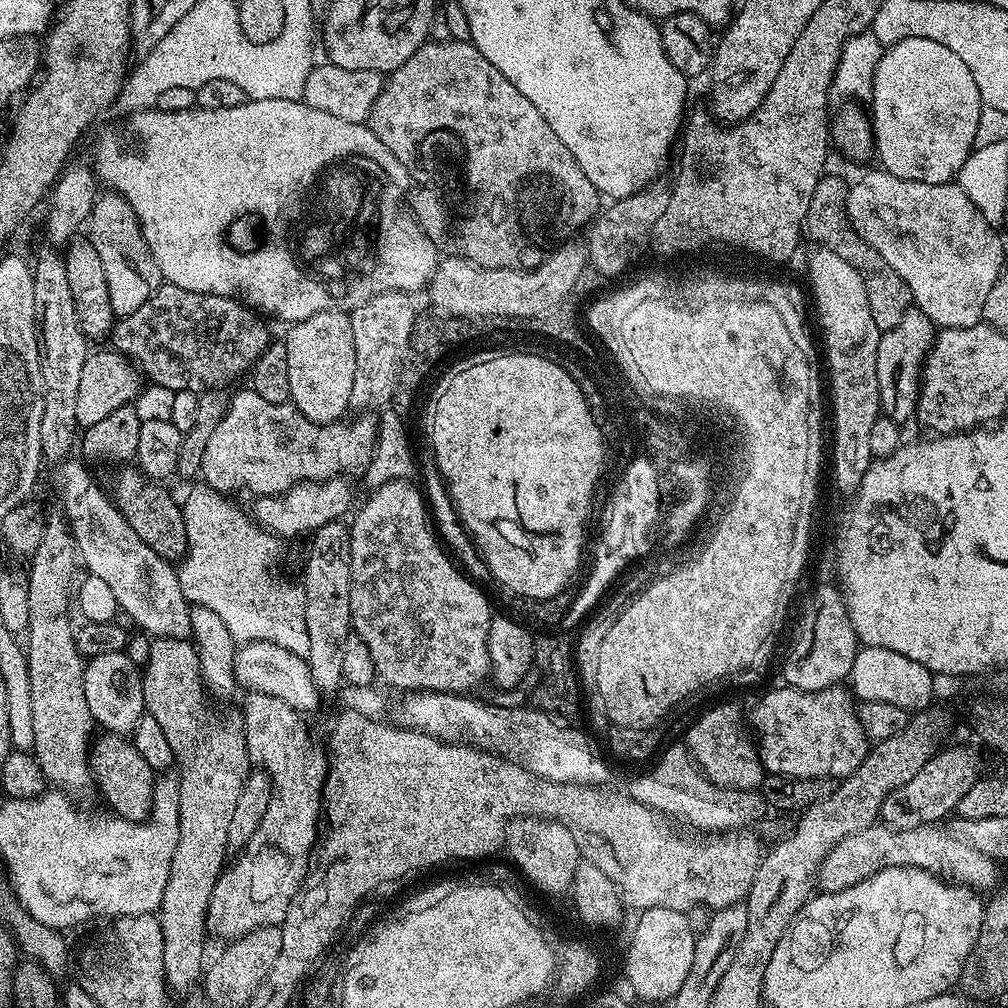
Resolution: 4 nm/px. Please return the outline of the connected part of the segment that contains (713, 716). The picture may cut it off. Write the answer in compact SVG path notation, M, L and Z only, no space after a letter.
M724 702L706 711L688 730L684 738L689 755L712 784L720 788L755 791L766 775L757 745L742 732L742 714L738 705Z

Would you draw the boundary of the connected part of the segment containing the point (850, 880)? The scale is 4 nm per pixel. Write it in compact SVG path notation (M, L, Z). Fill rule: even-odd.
M877 822L861 832L842 838L834 850L822 862L818 877L820 892L841 892L882 870L891 868L917 868L926 870L932 876L939 876L953 886L963 886L973 890L995 889L997 861L992 860L982 850L974 850L967 842L962 842L947 827L940 824L923 824L917 828L889 828Z

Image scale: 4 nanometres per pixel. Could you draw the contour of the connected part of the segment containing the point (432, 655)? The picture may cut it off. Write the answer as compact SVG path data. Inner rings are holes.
M397 479L386 482L380 488L371 489L368 501L360 508L356 517L350 520L350 614L355 635L366 642L366 650L370 650L370 658L374 658L376 675L385 680L392 688L401 688L404 694L412 692L447 692L451 694L472 694L475 688L490 676L488 663L488 635L494 619L492 608L484 597L479 583L473 582L457 565L453 557L442 547L433 525L430 523L430 509L426 497L419 487L416 488L411 479Z

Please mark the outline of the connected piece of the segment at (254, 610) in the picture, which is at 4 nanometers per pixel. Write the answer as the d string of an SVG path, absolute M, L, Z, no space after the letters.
M207 486L199 487L190 489L188 497L182 500L188 539L184 559L179 561L176 568L182 594L188 599L189 605L218 614L218 618L222 618L222 626L226 626L232 639L241 645L272 642L300 657L307 657L310 637L306 634L306 598L299 583L291 584L280 573L281 541L245 513L244 517L221 493Z

